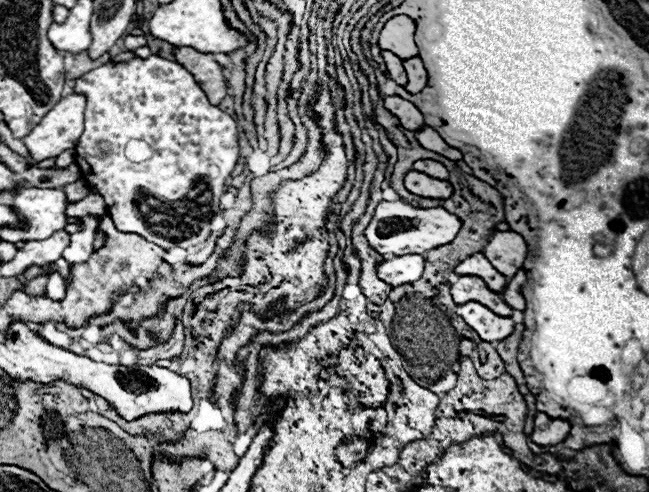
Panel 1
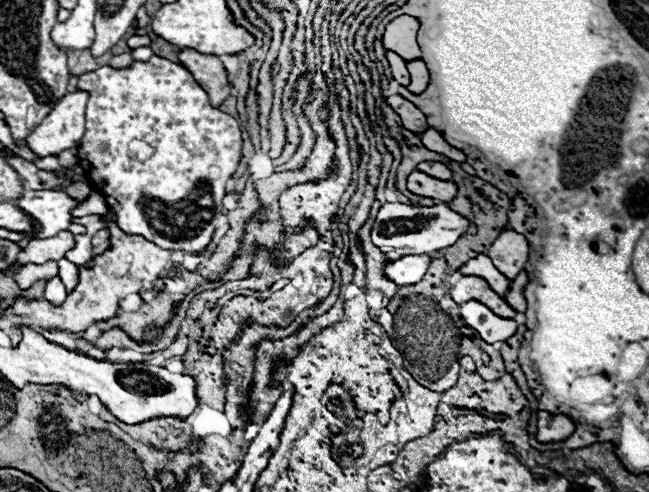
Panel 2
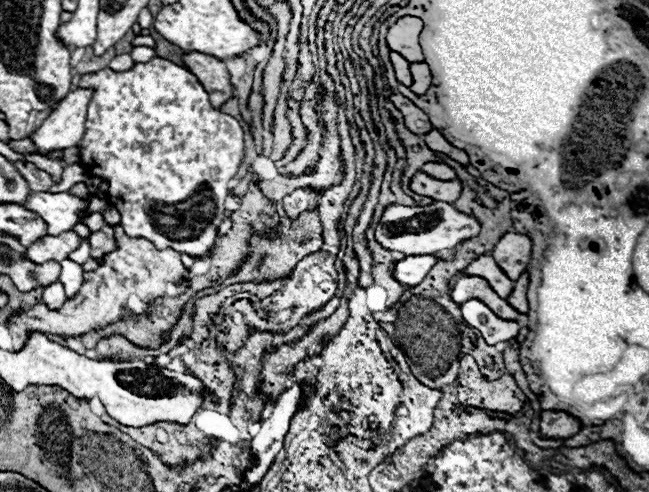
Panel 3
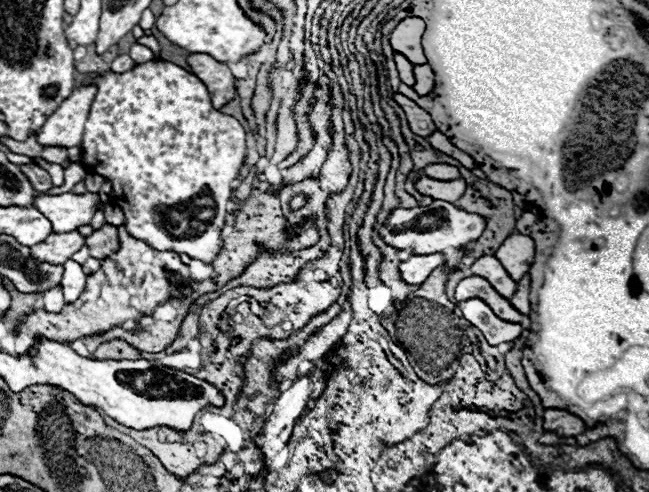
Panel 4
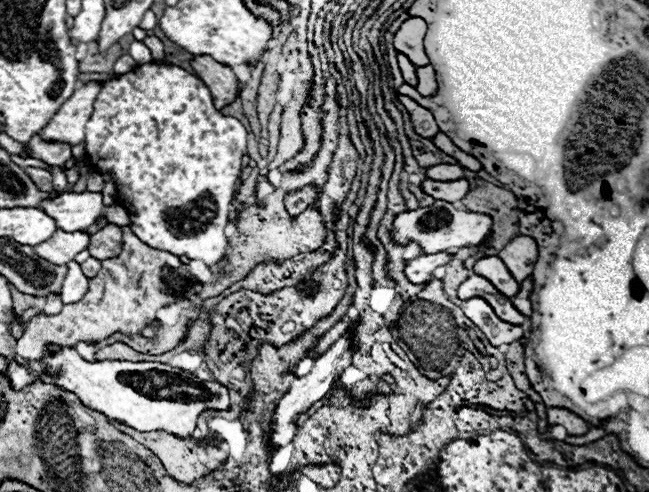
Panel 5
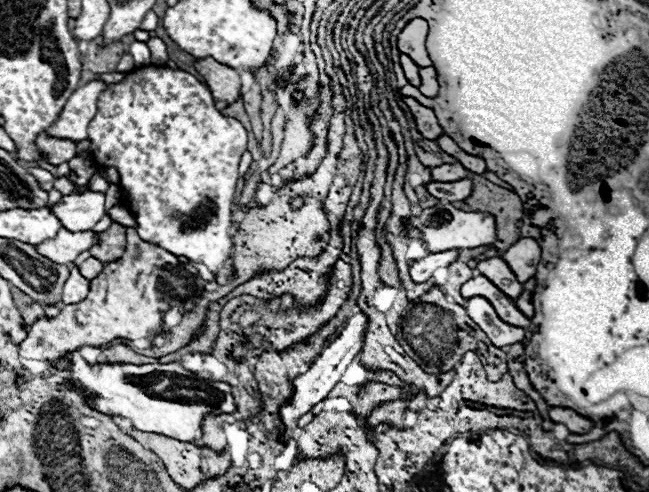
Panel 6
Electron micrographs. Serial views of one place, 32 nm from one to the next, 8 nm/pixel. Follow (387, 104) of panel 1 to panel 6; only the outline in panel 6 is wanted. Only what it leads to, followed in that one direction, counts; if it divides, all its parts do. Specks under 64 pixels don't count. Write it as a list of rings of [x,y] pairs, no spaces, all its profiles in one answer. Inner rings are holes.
[[[404,96],[402,100],[410,108],[410,112],[414,116],[414,122],[416,122],[416,128],[418,128],[418,132],[422,136],[426,136],[428,140],[436,140],[436,136],[444,134],[440,124],[438,124],[438,120],[436,120],[436,116],[434,116],[434,112],[430,108],[424,108],[414,98],[408,98],[408,96]]]

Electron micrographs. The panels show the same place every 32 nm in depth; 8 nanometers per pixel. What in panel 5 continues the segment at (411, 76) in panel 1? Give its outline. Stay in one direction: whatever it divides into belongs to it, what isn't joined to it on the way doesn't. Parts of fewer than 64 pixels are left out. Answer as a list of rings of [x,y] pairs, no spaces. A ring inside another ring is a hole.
[[[430,64],[428,66],[418,66],[416,68],[416,76],[418,76],[416,90],[422,96],[432,96],[432,92],[436,92],[436,74],[434,74],[434,68]]]

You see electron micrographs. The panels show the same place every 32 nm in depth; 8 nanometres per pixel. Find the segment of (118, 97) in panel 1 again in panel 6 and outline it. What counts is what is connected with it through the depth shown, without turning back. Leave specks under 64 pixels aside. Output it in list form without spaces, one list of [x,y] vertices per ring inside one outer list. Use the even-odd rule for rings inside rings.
[[[140,66],[126,74],[122,82],[108,84],[100,94],[98,112],[88,124],[90,156],[98,168],[116,168],[120,176],[122,204],[136,220],[136,232],[142,240],[160,244],[160,248],[204,262],[224,282],[232,268],[228,264],[232,242],[228,226],[232,224],[232,200],[238,182],[240,156],[246,152],[246,130],[236,118],[222,116],[212,100],[210,90],[196,76],[170,66]]]

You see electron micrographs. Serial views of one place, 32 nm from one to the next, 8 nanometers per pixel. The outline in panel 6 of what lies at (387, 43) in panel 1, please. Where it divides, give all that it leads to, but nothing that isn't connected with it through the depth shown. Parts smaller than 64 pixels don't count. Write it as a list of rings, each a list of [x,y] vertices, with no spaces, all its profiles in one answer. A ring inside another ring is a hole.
[[[414,18],[410,20],[402,32],[398,34],[398,50],[402,54],[408,54],[412,58],[414,64],[418,66],[424,66],[424,64],[432,64],[432,60],[428,58],[428,52],[426,52],[426,34],[428,34],[428,22],[422,20],[422,18]]]

